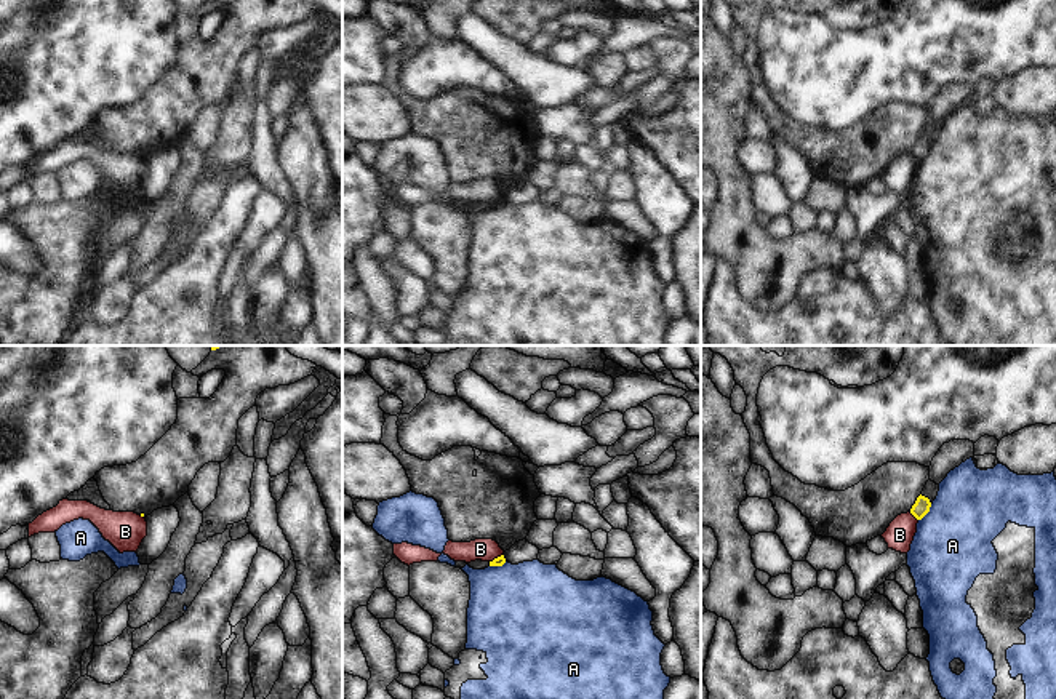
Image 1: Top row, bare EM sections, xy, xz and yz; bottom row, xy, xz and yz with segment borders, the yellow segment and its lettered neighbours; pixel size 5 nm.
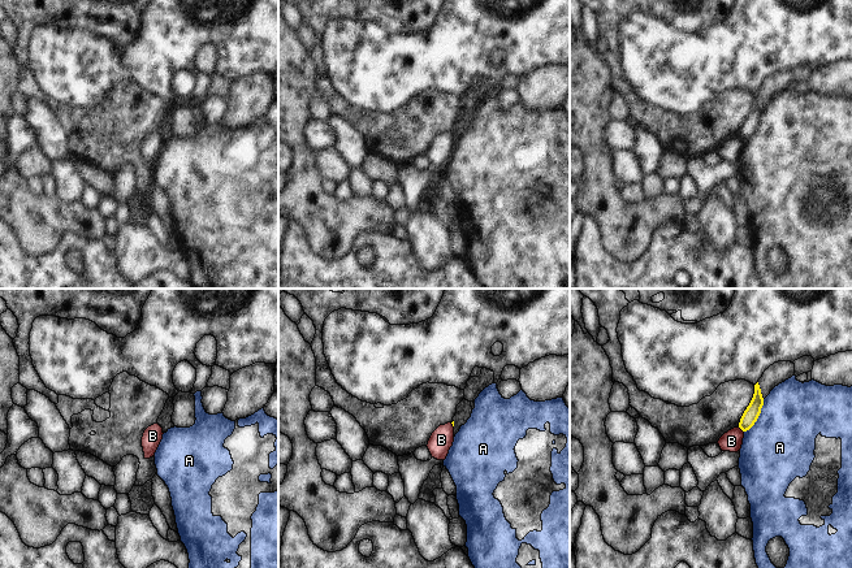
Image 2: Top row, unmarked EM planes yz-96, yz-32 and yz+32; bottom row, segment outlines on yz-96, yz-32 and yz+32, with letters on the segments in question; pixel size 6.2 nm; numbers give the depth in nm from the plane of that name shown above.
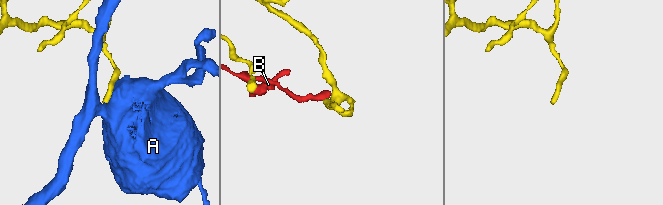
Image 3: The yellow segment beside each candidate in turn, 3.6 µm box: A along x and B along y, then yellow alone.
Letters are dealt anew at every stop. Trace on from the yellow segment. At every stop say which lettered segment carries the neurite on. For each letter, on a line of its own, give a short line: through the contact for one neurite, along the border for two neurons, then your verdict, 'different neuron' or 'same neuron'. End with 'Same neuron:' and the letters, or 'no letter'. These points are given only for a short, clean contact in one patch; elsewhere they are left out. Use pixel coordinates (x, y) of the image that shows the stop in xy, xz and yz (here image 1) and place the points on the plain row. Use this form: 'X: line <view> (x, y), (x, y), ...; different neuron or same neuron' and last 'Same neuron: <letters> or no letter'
A: different neuron
B: line yz (909, 154), (917, 162); different neuron
Same neuron: no letter

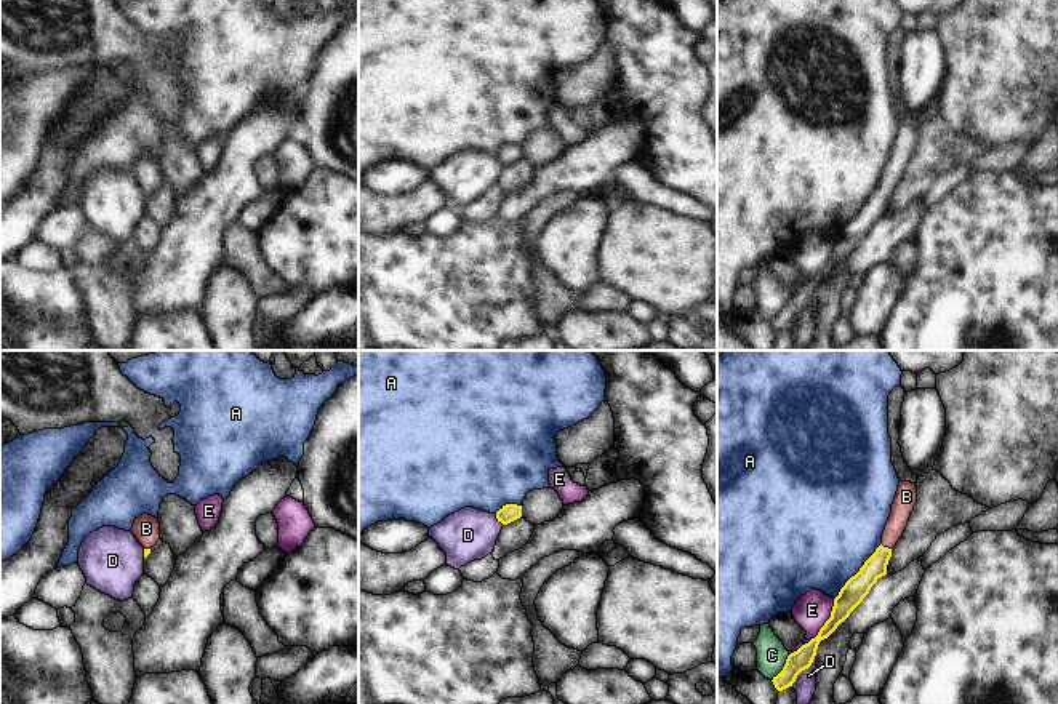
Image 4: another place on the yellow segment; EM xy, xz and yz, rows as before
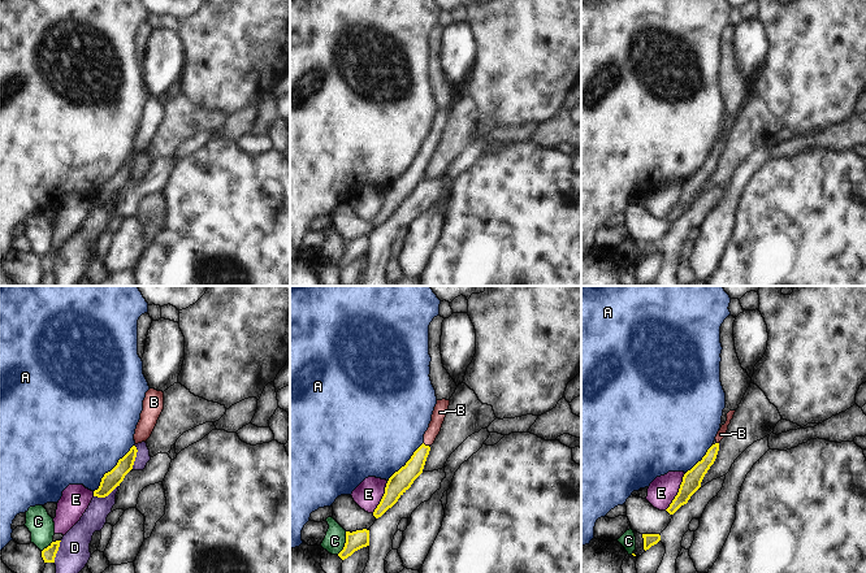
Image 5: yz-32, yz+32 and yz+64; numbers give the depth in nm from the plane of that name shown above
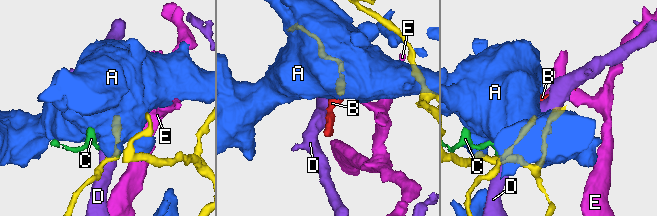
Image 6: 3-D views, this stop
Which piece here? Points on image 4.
A: line yz (881, 184), (834, 240); different neuron
B: line yz (857, 229), (876, 207), (885, 189), (903, 146); same neuron
C: line yz (789, 296), (783, 311), (772, 322); different neuron
D: different neuron
E: line yz (834, 240), (831, 258), (812, 280); different neuron
Same neuron: B

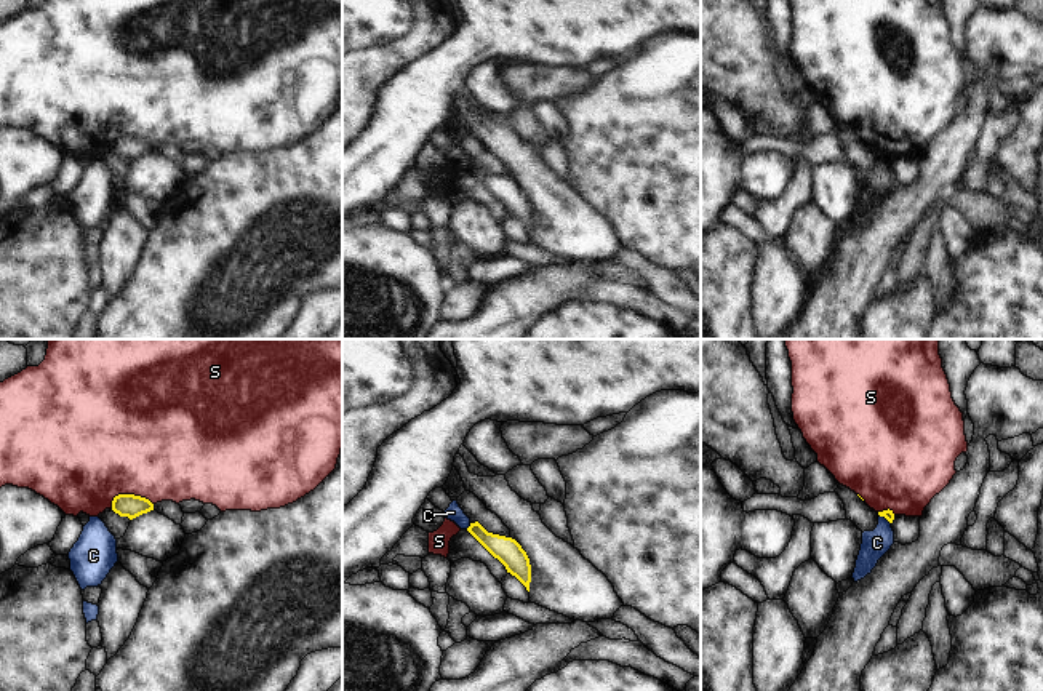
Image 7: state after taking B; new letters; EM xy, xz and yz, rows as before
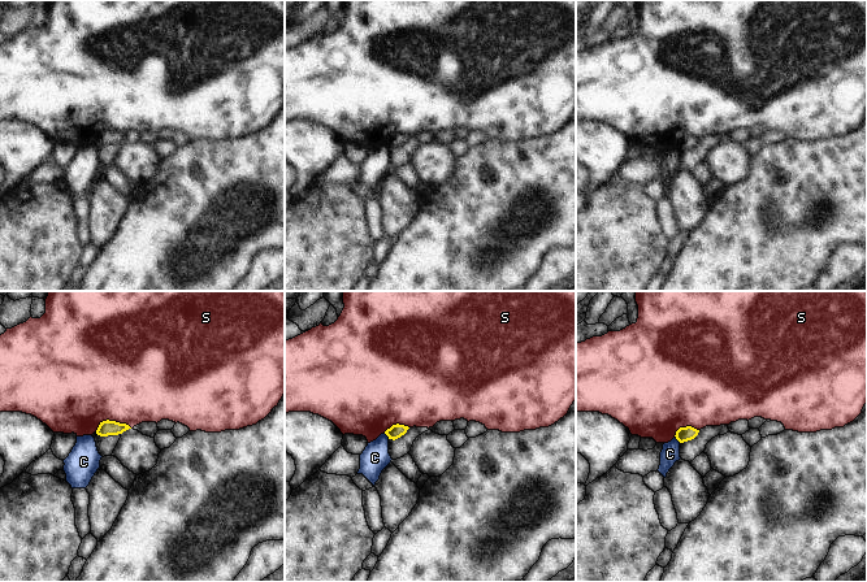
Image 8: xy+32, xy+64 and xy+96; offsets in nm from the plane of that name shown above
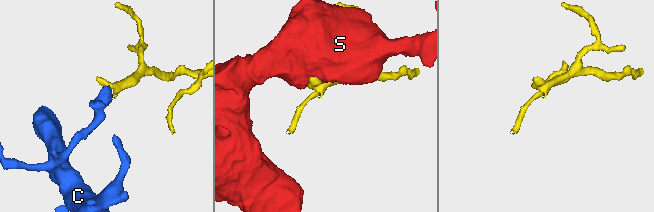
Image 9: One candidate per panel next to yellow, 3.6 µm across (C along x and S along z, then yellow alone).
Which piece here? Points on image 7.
C: line xz (471, 165), (466, 170); different neuron
S: different neuron
Same neuron: no letter

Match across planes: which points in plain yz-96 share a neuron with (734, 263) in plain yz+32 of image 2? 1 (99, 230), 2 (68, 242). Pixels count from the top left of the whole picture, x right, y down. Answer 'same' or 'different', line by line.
1: different
2: same

